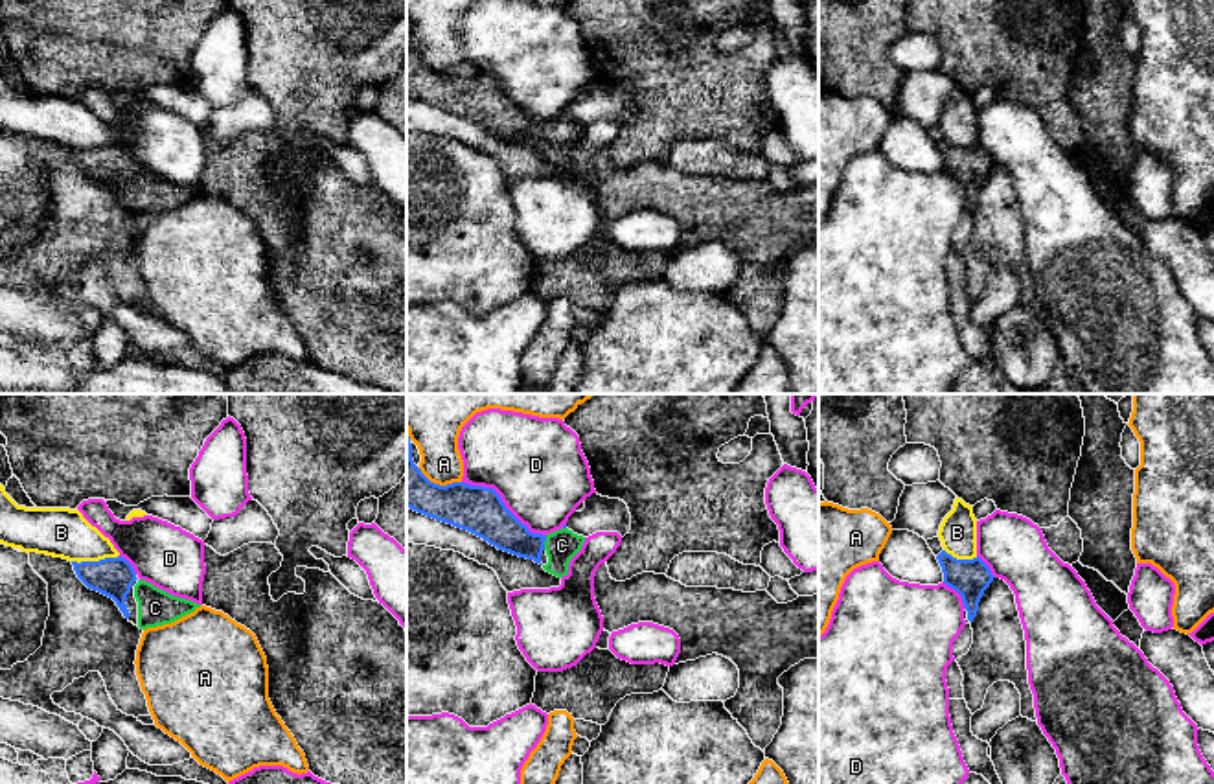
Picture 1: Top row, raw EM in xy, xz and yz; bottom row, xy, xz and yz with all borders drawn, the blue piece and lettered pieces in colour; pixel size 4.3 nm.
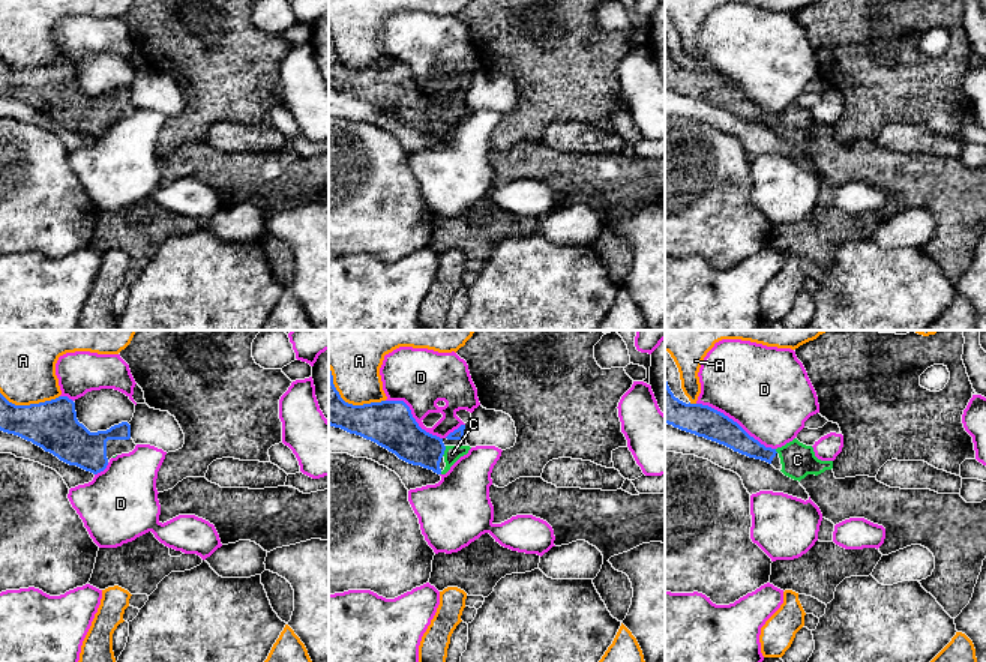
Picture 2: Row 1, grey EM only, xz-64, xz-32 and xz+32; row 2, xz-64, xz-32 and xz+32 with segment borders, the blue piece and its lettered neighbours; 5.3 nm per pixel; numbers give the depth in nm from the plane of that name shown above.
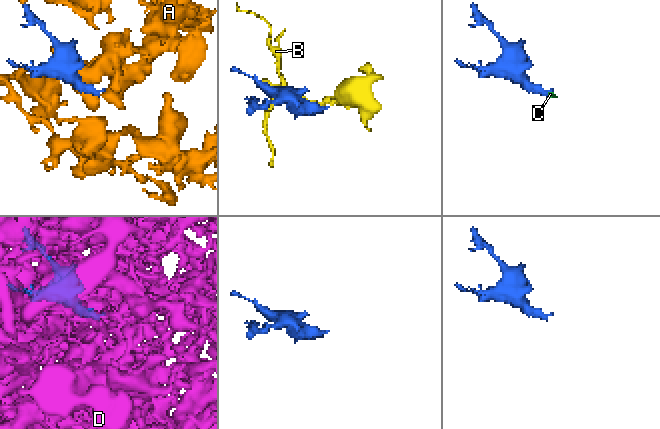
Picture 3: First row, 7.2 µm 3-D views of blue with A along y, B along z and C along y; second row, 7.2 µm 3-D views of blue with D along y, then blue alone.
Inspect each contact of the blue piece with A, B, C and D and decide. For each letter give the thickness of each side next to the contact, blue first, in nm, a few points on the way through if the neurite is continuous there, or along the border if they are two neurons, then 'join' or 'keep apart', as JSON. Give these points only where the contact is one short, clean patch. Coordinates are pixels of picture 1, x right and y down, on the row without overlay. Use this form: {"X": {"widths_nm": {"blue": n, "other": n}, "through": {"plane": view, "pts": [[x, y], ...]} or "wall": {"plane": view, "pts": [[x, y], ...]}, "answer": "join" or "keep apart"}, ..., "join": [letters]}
{"A": {"widths_nm": {"blue": 200, "other": 190}, "answer": "keep apart"}, "B": {"widths_nm": {"blue": 180, "other": 220}, "answer": "keep apart"}, "C": {"widths_nm": {"blue": 170, "other": 140}, "through": {"plane": "xz", "pts": [[492, 109], [523, 131], [543, 131], [561, 133]]}, "answer": "join"}, "D": {"widths_nm": {"blue": 200, "other": 420}, "answer": "keep apart"}, "join": ["C"]}

